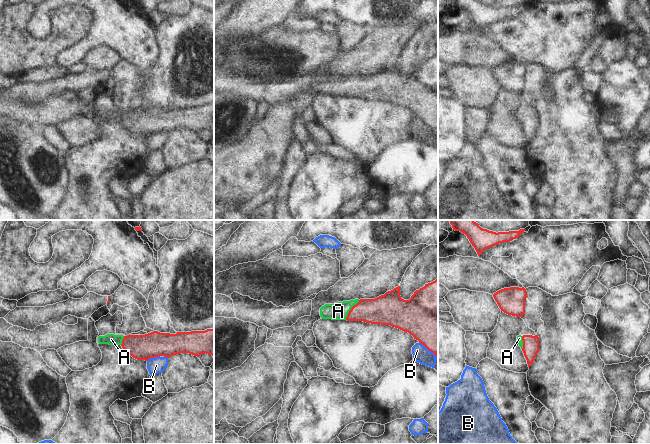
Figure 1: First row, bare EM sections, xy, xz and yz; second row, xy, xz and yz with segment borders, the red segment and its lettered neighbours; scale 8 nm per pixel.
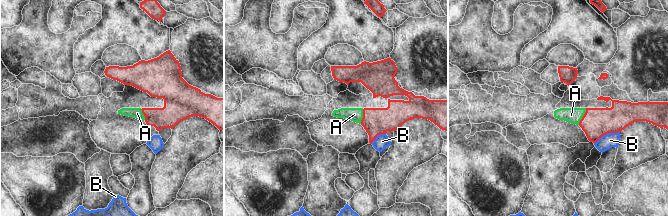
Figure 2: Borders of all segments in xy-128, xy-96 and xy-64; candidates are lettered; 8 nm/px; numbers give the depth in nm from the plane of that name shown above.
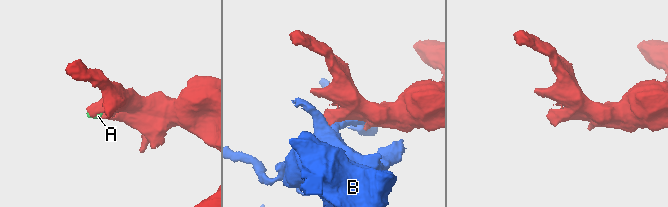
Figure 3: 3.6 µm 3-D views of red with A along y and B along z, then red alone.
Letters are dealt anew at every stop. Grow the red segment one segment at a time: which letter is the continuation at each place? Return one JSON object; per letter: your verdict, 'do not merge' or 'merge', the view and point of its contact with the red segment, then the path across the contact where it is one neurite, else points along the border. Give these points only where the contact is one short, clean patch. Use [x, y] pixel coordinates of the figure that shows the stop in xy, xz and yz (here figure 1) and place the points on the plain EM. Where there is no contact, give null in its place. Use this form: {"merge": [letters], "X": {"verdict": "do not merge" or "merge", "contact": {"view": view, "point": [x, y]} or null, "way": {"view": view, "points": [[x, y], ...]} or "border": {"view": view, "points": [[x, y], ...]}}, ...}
{"merge": ["A"], "A": {"verdict": "merge", "contact": {"view": "xz", "point": [350, 86]}, "way": {"view": "xz", "points": [[381, 86], [350, 86], [338, 87]]}}, "B": {"verdict": "do not merge", "contact": {"view": "xy", "point": [153, 133]}}}

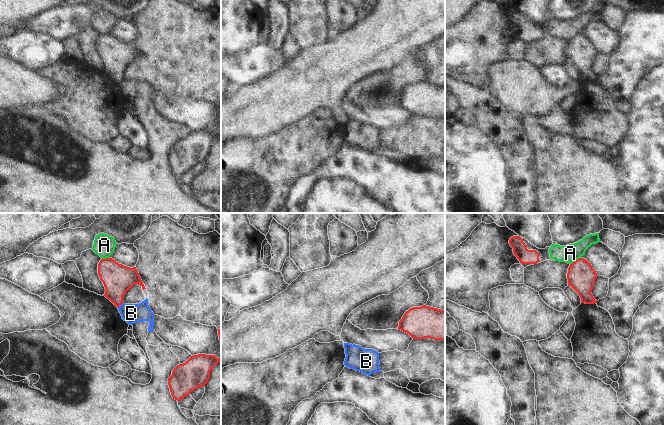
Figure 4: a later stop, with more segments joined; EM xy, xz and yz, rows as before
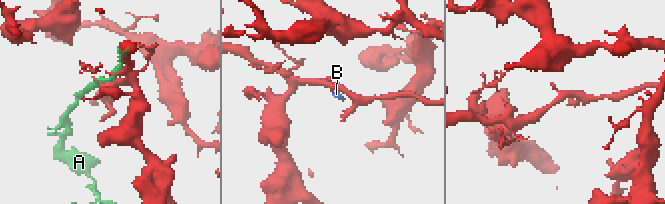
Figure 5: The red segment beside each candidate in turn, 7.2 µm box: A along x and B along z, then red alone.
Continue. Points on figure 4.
{"merge": [], "A": {"verdict": "do not merge", "contact": {"view": "yz", "point": [576, 36]}}, "B": {"verdict": "do not merge", "contact": {"view": "xy", "point": [120, 80]}, "border": {"view": "xy", "points": [[123, 78], [117, 83]]}}}

